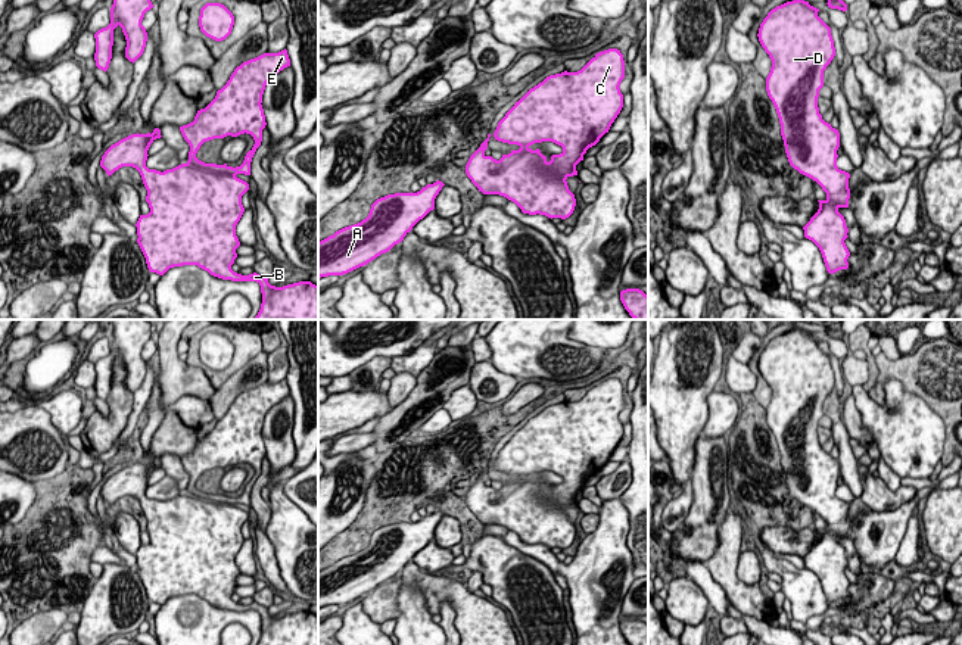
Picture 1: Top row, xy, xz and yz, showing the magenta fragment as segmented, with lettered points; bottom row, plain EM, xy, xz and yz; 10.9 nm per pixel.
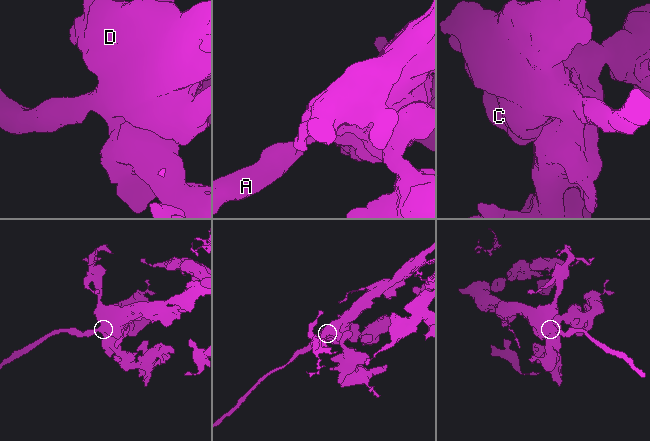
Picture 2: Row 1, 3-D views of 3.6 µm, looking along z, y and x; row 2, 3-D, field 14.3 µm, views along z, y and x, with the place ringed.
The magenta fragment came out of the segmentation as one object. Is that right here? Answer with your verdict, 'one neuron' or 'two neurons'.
one neuron

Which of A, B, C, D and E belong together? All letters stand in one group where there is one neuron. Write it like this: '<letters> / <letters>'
A B C D E

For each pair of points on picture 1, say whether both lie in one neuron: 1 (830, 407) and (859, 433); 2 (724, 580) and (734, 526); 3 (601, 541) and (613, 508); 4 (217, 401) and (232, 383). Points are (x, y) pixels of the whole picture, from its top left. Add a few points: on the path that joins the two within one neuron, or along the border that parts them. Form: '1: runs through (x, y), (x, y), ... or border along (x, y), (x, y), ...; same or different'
1: border along (841, 420), (850, 436); different
2: runs through (724, 567), (729, 539); same
3: runs through (609, 533), (613, 529), (613, 516); same
4: runs through (221, 396), (230, 388); same

